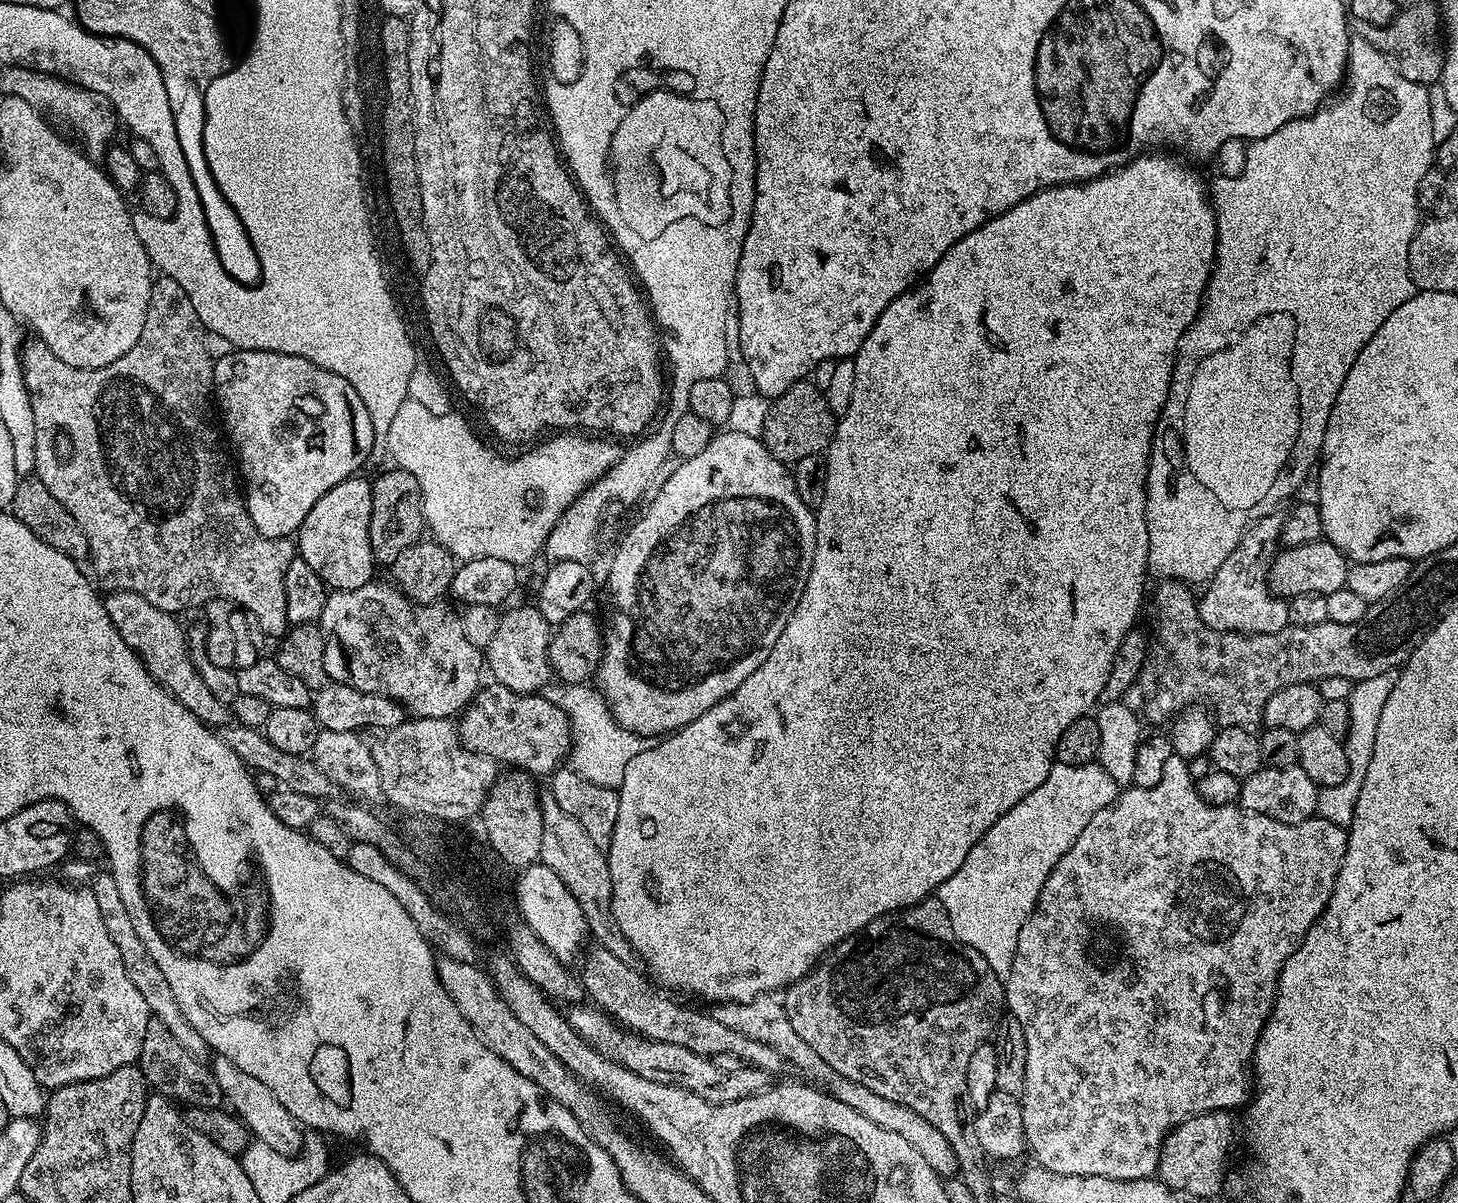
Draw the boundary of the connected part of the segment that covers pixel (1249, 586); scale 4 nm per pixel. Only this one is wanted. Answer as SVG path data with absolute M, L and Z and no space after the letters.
M1277 510L1258 518L1245 530L1240 545L1232 551L1230 558L1226 558L1226 562L1222 562L1222 566L1218 566L1215 576L1203 589L1204 597L1199 597L1200 621L1203 624L1223 632L1254 634L1274 634L1288 627L1288 600L1277 596L1268 584L1272 559L1281 547L1284 518L1285 513Z

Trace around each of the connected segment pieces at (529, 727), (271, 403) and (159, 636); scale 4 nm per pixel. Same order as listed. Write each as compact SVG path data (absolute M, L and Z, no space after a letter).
M495 682L489 685L489 688L484 686L477 691L459 717L458 727L462 743L472 752L489 756L491 760L497 762L505 760L508 766L526 772L533 778L551 777L552 773L565 763L566 753L572 742L572 728L568 724L568 716L543 694L515 692Z
M228 350L224 357L217 359L212 366L212 386L214 389L214 400L218 405L218 412L224 415L223 427L226 429L226 436L232 439L232 444L236 447L235 459L238 461L238 472L242 477L242 488L246 493L246 503L248 513L258 530L266 538L282 538L283 536L291 537L299 533L302 522L306 514L310 514L314 502L326 494L338 482L350 479L351 476L357 475L361 471L360 467L369 463L373 448L377 447L378 441L374 438L374 426L368 413L368 409L358 398L358 390L346 378L334 374L330 370L318 367L314 362L306 358L298 358L294 354L278 354L277 352L267 352L266 350Z
M112 590L107 595L103 597L103 602L106 614L110 614L110 622L114 622L114 630L118 630L122 642L126 642L130 650L139 654L140 661L146 666L148 673L202 723L209 726L229 723L233 719L231 707L213 695L213 691L203 682L188 651L185 629L182 626L180 629L180 624L176 621L179 619L173 613L158 610L158 606L146 602L142 594Z

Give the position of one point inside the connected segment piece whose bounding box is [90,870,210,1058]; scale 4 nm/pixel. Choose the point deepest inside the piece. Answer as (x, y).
(140, 966)

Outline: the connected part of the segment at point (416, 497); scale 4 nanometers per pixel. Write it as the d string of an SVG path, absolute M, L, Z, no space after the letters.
M390 468L390 471L372 480L370 540L372 559L384 568L391 567L395 558L407 546L417 543L425 529L420 487L417 479L404 468Z

